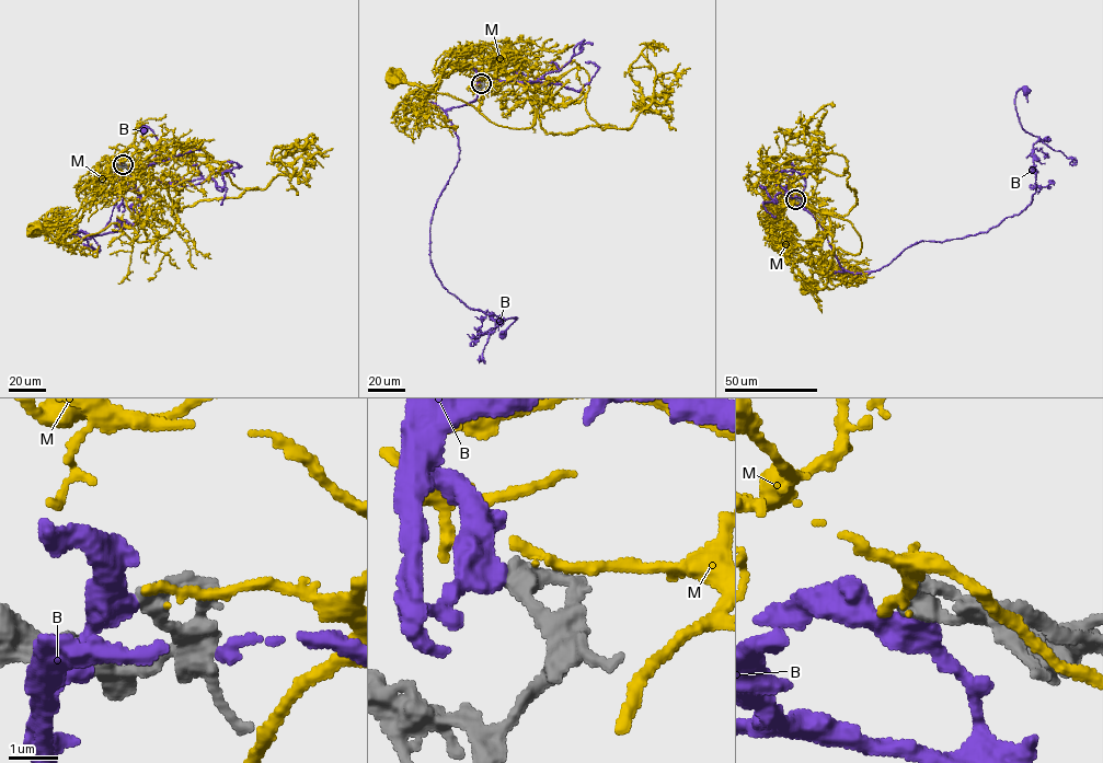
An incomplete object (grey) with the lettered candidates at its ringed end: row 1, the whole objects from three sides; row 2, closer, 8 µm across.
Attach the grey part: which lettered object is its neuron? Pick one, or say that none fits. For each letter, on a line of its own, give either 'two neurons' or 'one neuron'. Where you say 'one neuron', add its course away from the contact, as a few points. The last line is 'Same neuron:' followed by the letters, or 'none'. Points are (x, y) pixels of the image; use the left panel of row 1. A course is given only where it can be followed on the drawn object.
B: two neurons
M: two neurons
Same neuron: none

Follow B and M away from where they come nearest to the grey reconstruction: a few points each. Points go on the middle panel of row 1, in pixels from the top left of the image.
B: (481, 83), (446, 112), (459, 160), (429, 259), (502, 320), (491, 334), (517, 318), (503, 334)
M: (482, 82), (502, 73), (525, 89), (535, 110), (533, 125), (520, 128), (498, 126), (454, 96), (391, 77)

